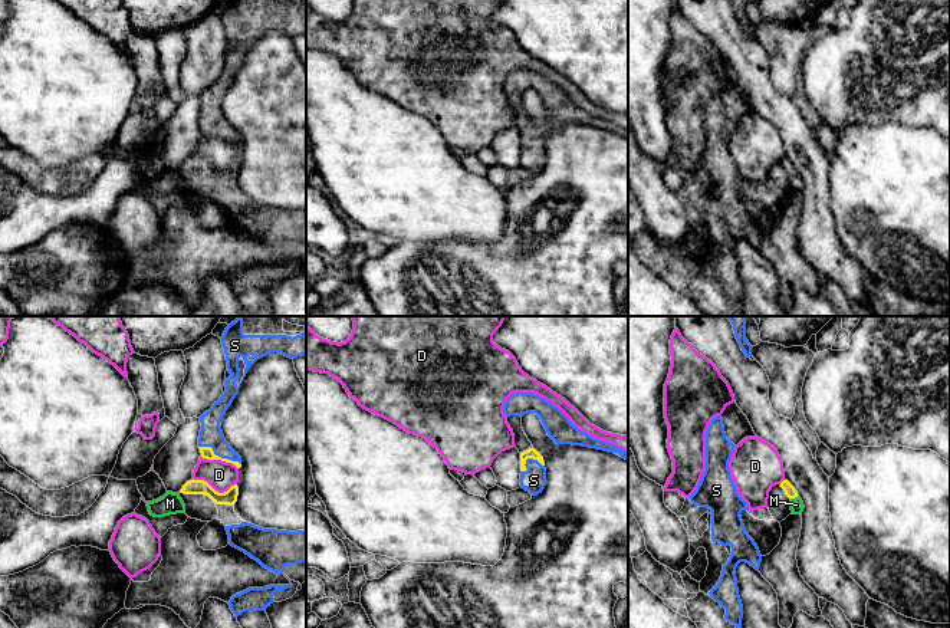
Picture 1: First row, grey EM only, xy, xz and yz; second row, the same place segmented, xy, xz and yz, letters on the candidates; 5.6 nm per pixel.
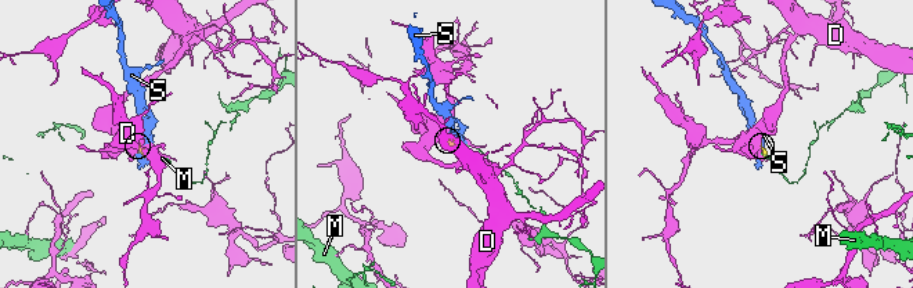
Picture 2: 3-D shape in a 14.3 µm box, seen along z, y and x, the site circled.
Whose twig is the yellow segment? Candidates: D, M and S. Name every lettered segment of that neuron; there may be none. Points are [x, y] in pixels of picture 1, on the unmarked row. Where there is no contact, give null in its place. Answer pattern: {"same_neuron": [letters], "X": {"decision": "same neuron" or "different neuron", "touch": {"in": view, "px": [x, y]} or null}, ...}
{"same_neuron": ["S"], "D": {"decision": "different neuron", "touch": {"in": "xy", "px": [213, 167]}}, "M": {"decision": "different neuron", "touch": {"in": "yz", "px": [794, 176]}}, "S": {"decision": "same neuron", "touch": {"in": "xy", "px": [217, 134]}}}

